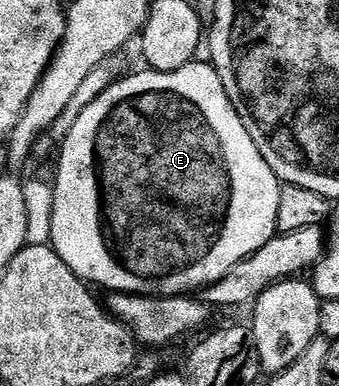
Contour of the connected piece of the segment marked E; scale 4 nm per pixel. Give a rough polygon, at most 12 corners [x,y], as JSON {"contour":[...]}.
{"contour":[[212,62],[118,78],[63,137],[53,250],[184,295],[278,234]]}

